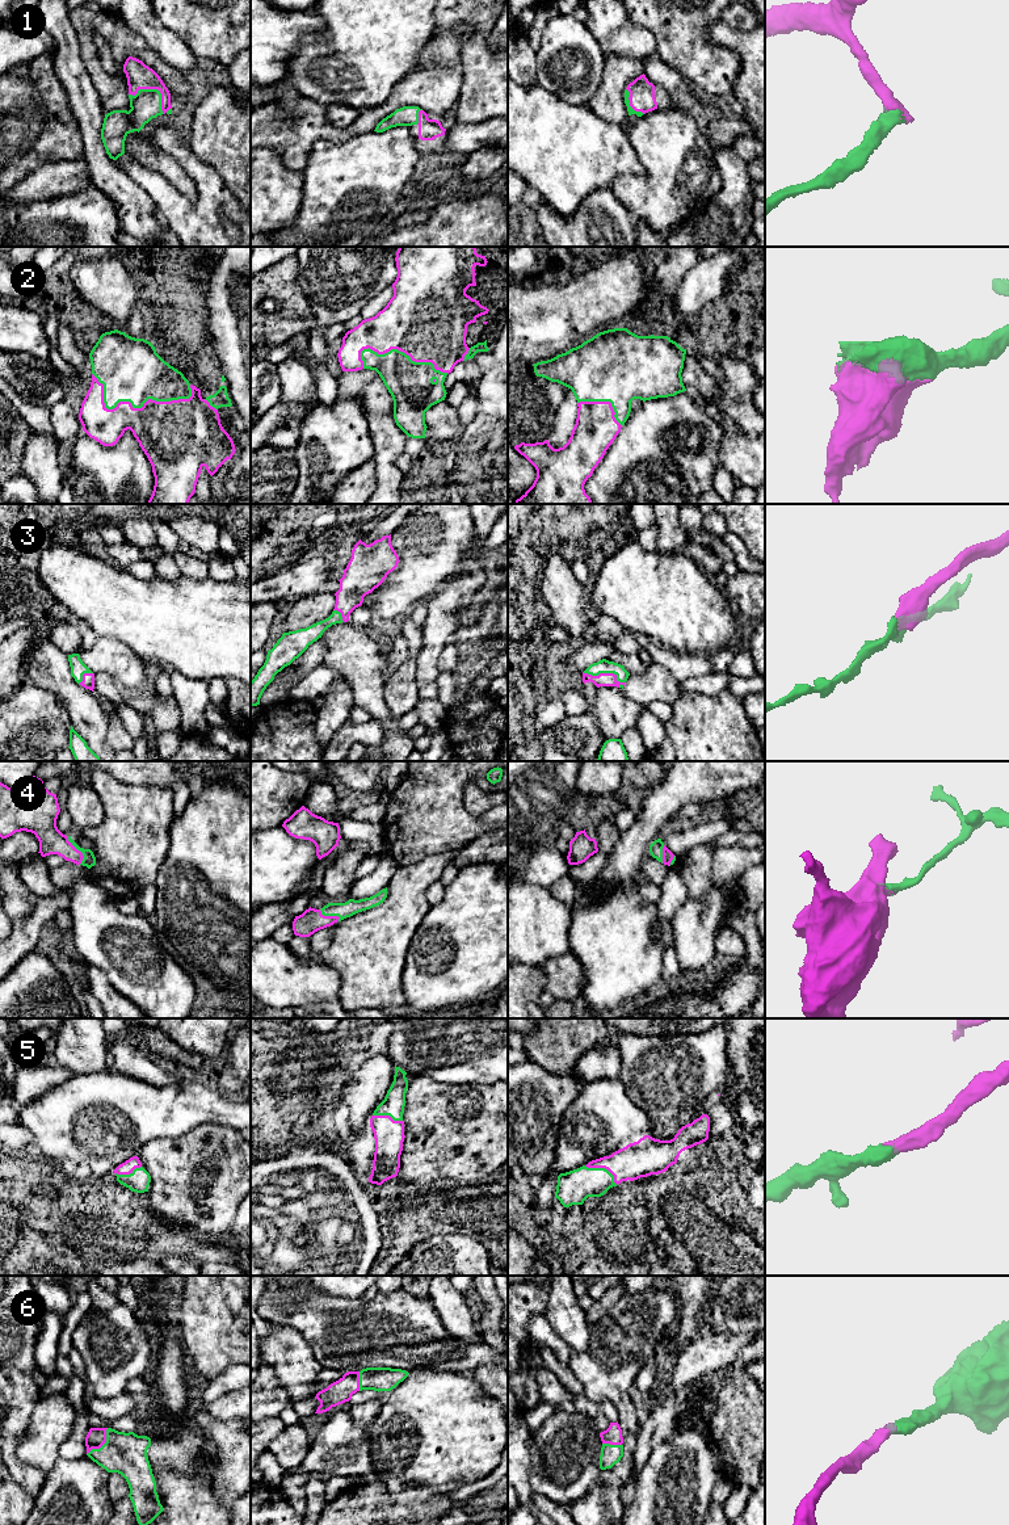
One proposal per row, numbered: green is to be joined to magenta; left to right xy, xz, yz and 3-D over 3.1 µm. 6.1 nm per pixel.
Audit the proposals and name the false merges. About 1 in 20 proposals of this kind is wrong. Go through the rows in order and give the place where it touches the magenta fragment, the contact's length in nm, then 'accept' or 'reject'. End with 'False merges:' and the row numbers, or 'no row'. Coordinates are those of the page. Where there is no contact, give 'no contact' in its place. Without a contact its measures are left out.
1: xy (158, 89) | 280 nm | accept
2: xy (135, 408) | 650 nm | accept
3: yz (605, 673) | 280 nm | accept
4: xy (79, 851) | 190 nm | accept
5: yz (602, 1167) | 240 nm | accept
6: xy (102, 1444) | 220 nm | accept
False merges: no row

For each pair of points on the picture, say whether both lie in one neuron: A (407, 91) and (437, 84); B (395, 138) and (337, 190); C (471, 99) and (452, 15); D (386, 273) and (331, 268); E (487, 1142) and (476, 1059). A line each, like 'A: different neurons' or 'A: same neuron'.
A: same neuron
B: same neuron
C: same neuron
D: same neuron
E: different neurons

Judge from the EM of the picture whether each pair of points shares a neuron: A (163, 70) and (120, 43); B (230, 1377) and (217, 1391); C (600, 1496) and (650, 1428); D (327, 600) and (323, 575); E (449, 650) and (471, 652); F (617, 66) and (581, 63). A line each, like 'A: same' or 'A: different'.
A: same
B: same
C: different
D: different
E: different
F: different

